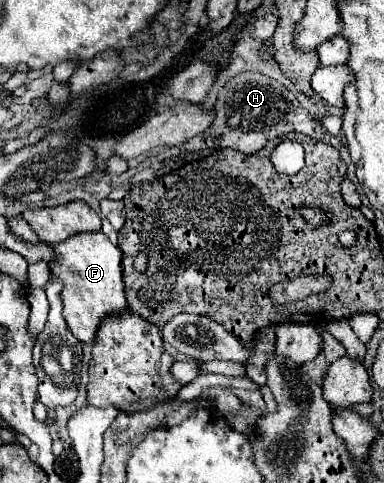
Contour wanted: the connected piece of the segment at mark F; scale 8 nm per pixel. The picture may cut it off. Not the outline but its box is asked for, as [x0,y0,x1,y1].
[50,231,126,341]

